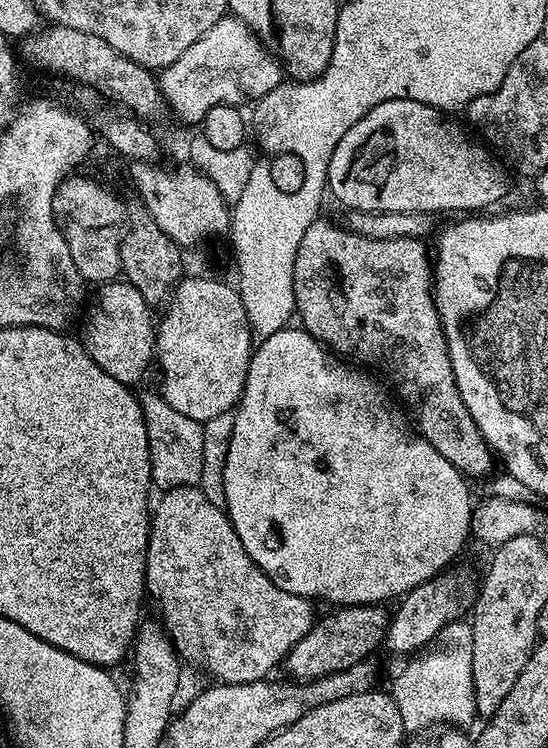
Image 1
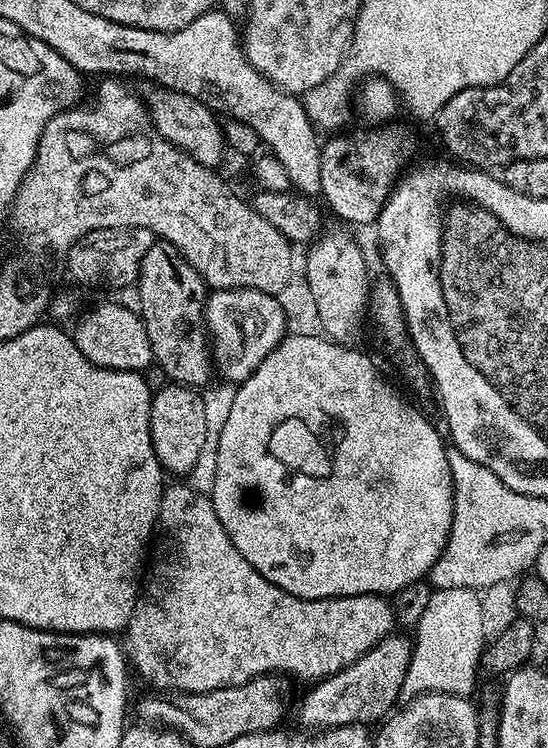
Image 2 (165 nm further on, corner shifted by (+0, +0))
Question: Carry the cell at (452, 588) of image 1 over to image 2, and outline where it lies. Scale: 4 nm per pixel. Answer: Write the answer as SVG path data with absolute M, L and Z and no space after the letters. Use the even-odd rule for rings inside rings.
M399 634L387 636L336 675L313 683L300 704L300 720L305 724L301 725L308 730L323 730L347 724L372 726L383 721L397 707L396 700L401 699L400 691L406 682L413 647L409 637L407 640Z

